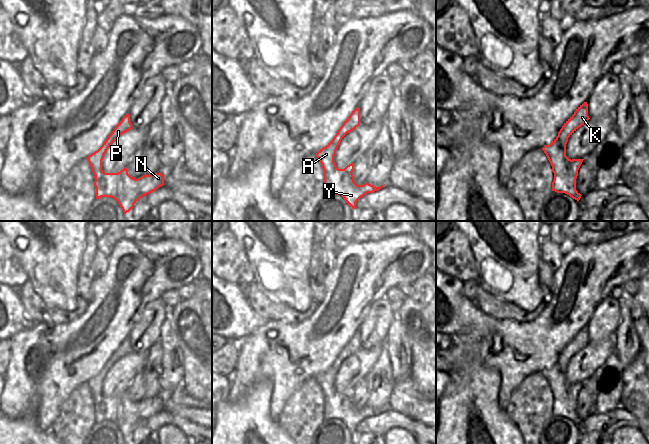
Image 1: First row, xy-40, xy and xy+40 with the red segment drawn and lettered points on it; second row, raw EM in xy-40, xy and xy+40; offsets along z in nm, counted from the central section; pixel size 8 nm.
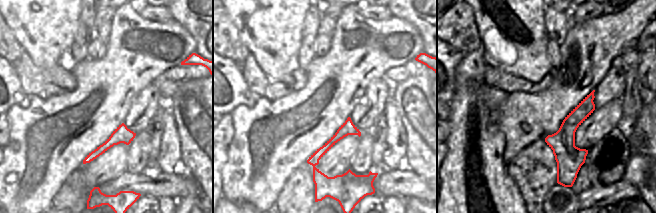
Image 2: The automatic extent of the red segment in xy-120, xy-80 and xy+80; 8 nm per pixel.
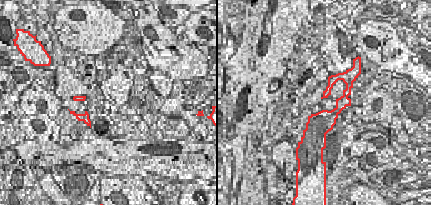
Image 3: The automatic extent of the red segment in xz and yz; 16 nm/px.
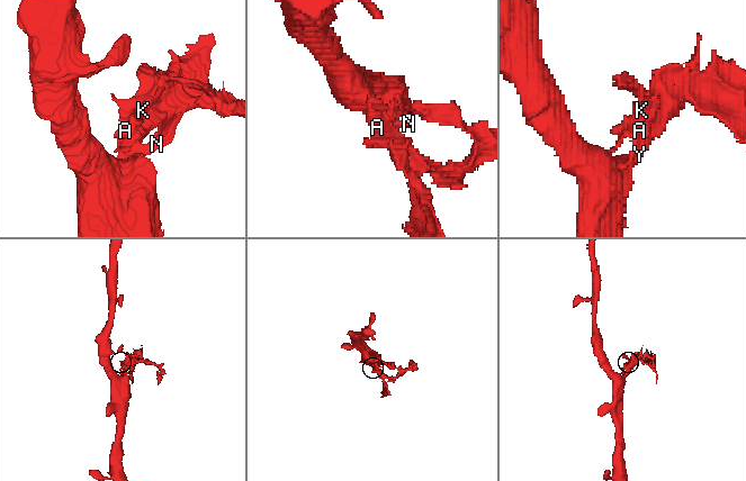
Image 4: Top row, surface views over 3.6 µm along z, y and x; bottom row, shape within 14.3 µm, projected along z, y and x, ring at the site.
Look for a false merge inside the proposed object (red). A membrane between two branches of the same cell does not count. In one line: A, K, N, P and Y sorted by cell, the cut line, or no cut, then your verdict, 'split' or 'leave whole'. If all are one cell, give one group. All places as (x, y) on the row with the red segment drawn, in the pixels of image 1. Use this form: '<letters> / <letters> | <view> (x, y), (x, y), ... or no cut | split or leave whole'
A K P / N Y | xy+40 (570, 159), (567, 171), (561, 169), (554, 173) | split

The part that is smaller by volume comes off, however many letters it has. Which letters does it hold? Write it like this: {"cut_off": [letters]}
{"cut_off": ["A", "K", "P"]}

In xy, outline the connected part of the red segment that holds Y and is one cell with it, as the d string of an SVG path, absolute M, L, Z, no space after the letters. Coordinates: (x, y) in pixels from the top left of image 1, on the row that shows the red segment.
M354 163L347 165L345 168L344 172L342 169L338 169L330 174L329 179L324 179L324 195L341 195L350 207L356 209L356 202L361 197L384 186L375 187L369 183L357 185L352 174Z

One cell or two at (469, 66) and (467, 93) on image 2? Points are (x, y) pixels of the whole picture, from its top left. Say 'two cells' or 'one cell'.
one cell

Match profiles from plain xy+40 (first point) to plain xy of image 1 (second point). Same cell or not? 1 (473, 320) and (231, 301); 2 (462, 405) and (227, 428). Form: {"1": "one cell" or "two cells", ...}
{"1": "one cell", "2": "one cell"}

